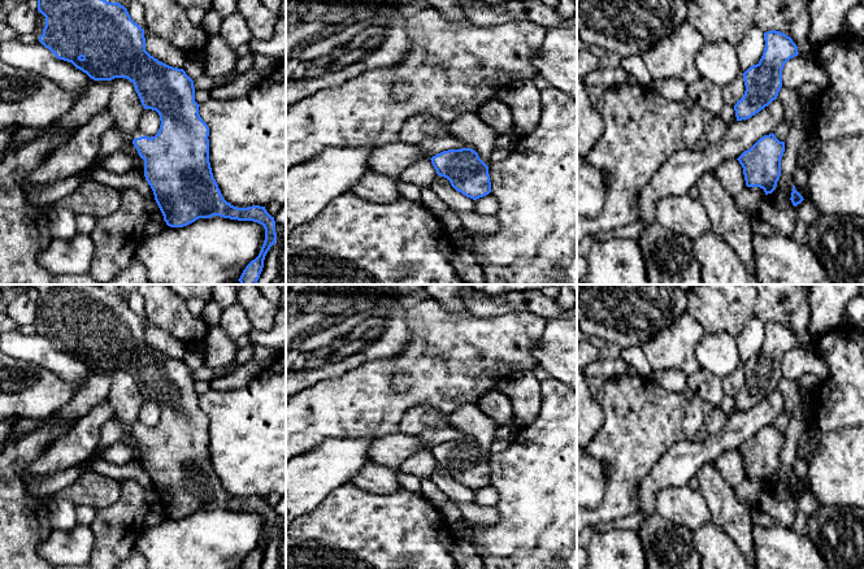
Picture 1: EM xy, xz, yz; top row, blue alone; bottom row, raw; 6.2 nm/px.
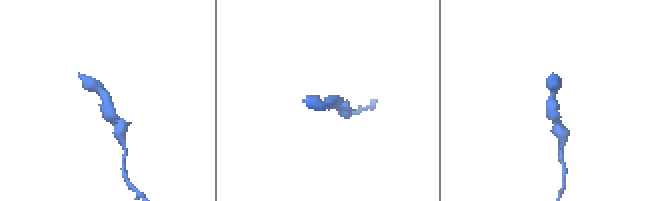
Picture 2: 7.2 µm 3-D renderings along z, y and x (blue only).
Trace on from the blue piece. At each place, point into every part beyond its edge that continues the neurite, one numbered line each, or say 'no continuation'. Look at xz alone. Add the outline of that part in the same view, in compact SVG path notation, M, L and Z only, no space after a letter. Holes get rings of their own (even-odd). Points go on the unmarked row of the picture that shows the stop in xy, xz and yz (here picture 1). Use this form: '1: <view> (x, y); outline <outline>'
no continuation

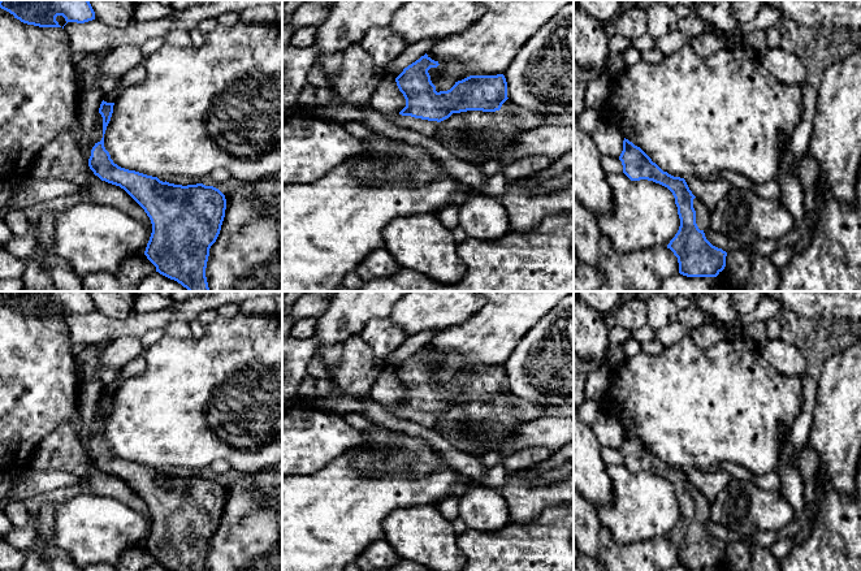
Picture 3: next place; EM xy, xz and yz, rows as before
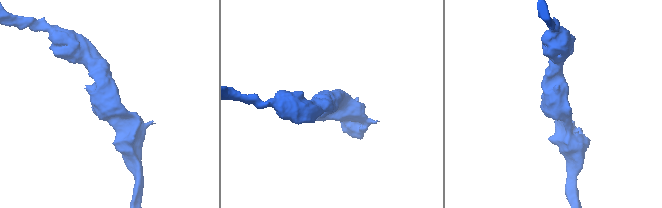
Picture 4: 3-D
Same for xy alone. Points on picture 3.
no continuation

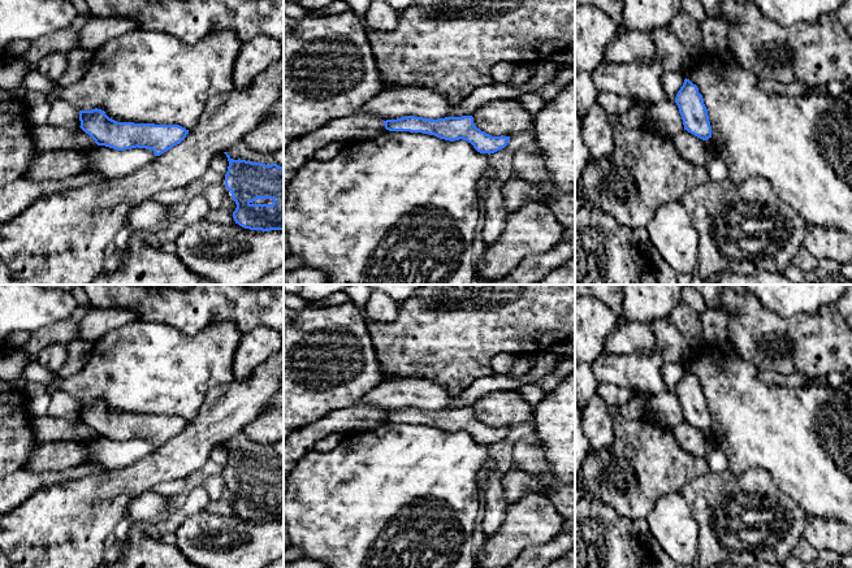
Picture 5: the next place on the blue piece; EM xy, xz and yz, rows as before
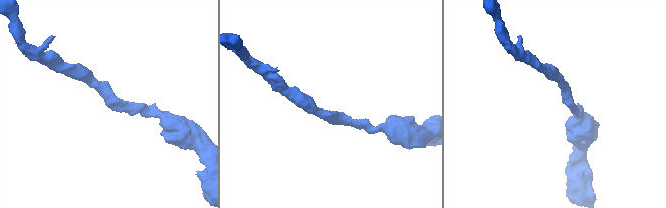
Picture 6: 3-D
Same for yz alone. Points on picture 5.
no continuation

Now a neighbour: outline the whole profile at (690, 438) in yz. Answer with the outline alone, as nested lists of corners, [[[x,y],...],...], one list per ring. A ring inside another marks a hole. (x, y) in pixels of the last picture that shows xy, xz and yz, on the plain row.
[[[683,421],[672,426],[671,432],[672,437],[684,451],[693,456],[705,456],[705,445],[708,438],[702,430],[695,428],[687,421]]]

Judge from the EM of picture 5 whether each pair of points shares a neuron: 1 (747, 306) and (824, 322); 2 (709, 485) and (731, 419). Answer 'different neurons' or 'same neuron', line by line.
1: same neuron
2: different neurons

